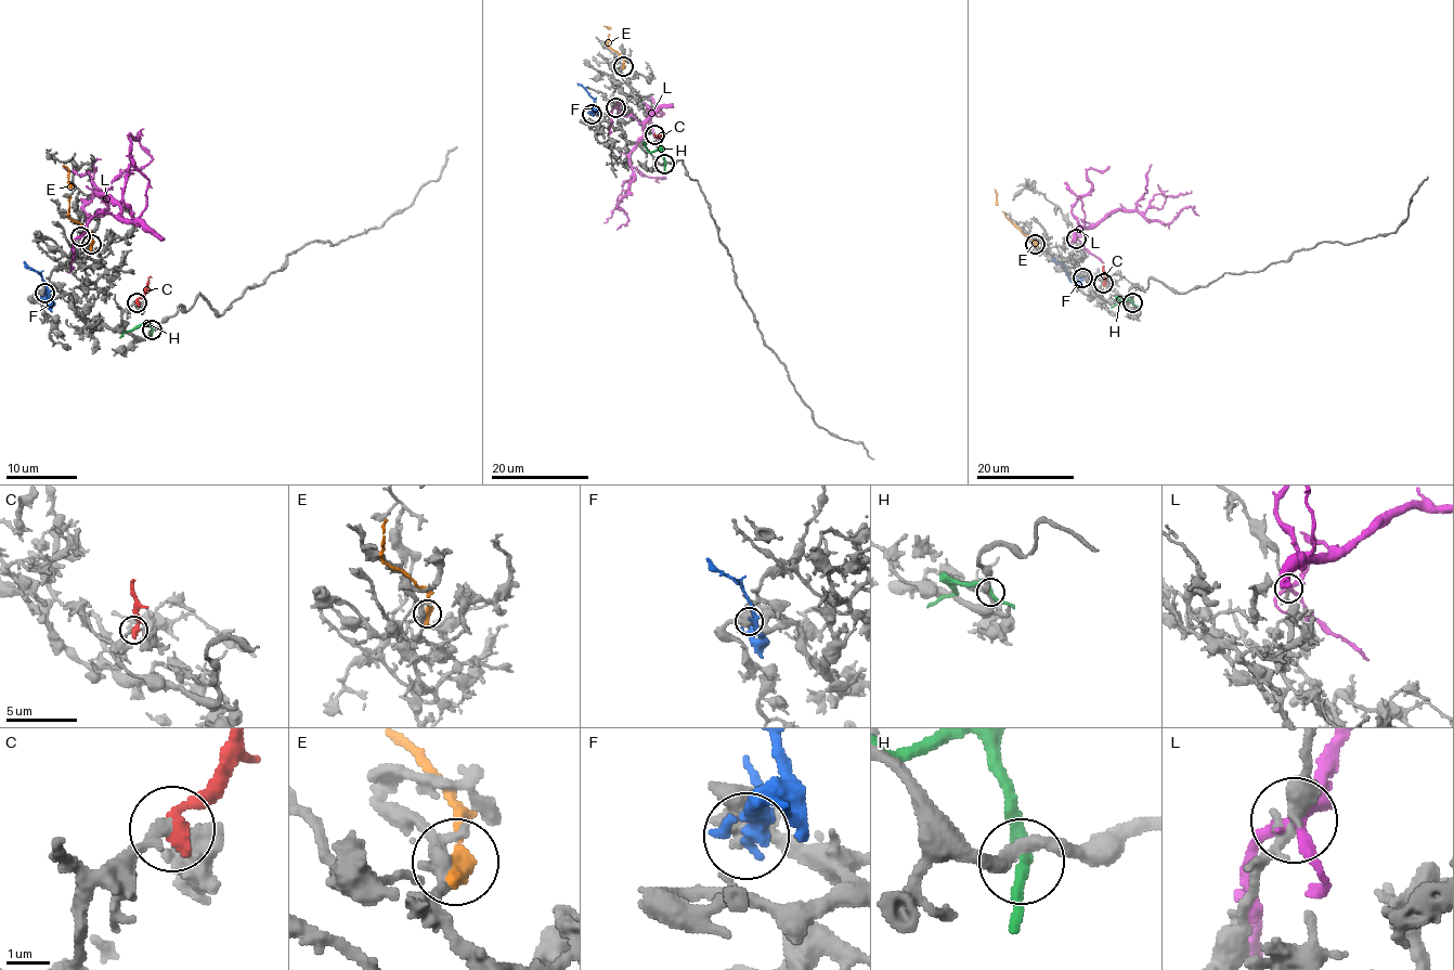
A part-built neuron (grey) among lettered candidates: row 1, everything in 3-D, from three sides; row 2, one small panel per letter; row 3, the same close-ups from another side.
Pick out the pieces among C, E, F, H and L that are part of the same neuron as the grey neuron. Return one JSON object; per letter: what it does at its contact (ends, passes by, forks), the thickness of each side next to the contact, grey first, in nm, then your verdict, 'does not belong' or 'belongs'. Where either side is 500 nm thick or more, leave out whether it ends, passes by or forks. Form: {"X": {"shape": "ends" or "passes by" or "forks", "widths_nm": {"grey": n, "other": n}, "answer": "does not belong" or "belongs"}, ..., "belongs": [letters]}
{"C": {"shape": "ends", "widths_nm": {"grey": 190, "other": 420}, "answer": "belongs"}, "E": {"shape": "ends", "widths_nm": {"grey": 280, "other": 480}, "answer": "does not belong"}, "F": {"shape": "passes by", "widths_nm": {"grey": 480, "other": 300}, "answer": "does not belong"}, "H": {"shape": "passes by", "widths_nm": {"grey": 300, "other": 220}, "answer": "does not belong"}, "L": {"shape": "forks", "widths_nm": {"grey": 360, "other": 260}, "answer": "does not belong"}, "belongs": ["C"]}

